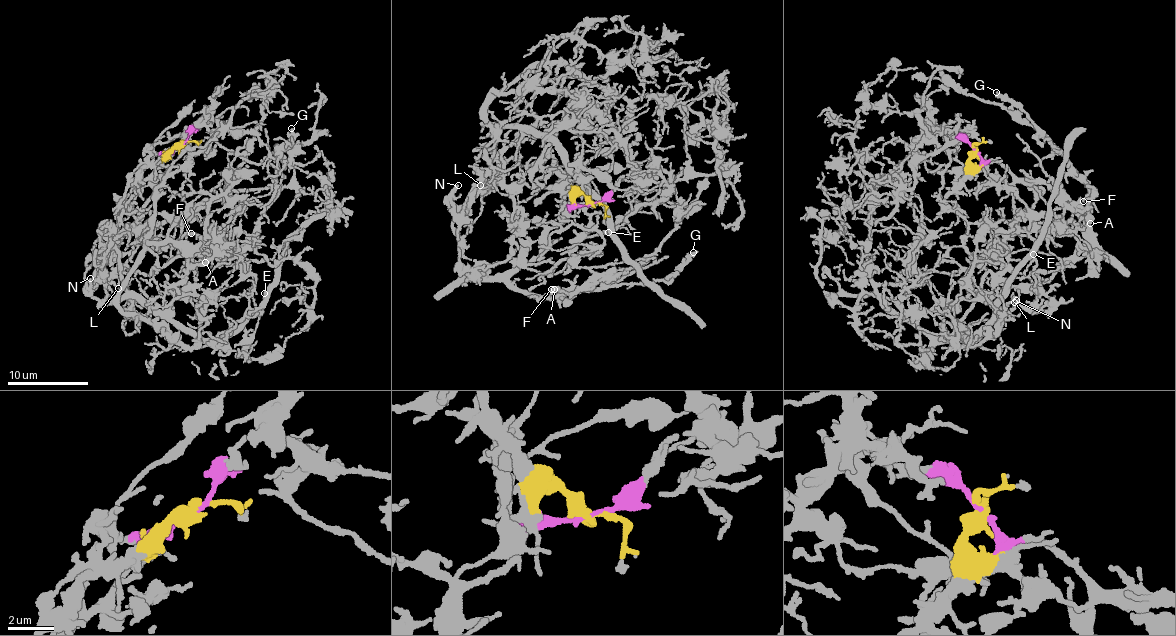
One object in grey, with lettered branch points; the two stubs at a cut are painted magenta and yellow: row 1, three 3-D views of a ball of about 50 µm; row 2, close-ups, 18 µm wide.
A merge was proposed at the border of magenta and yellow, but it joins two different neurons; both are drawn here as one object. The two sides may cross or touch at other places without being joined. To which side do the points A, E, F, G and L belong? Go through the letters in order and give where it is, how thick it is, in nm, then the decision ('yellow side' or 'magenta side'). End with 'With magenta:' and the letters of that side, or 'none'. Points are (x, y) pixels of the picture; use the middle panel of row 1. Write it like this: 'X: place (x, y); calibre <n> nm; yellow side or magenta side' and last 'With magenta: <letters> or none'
A: place (554, 289); calibre 340 nm; magenta side
E: place (608, 232); calibre 500 nm; yellow side
F: place (551, 289); calibre 170 nm; magenta side
G: place (693, 252); calibre 170 nm; magenta side
L: place (480, 185); calibre 150 nm; yellow side
With magenta: A, F, G

